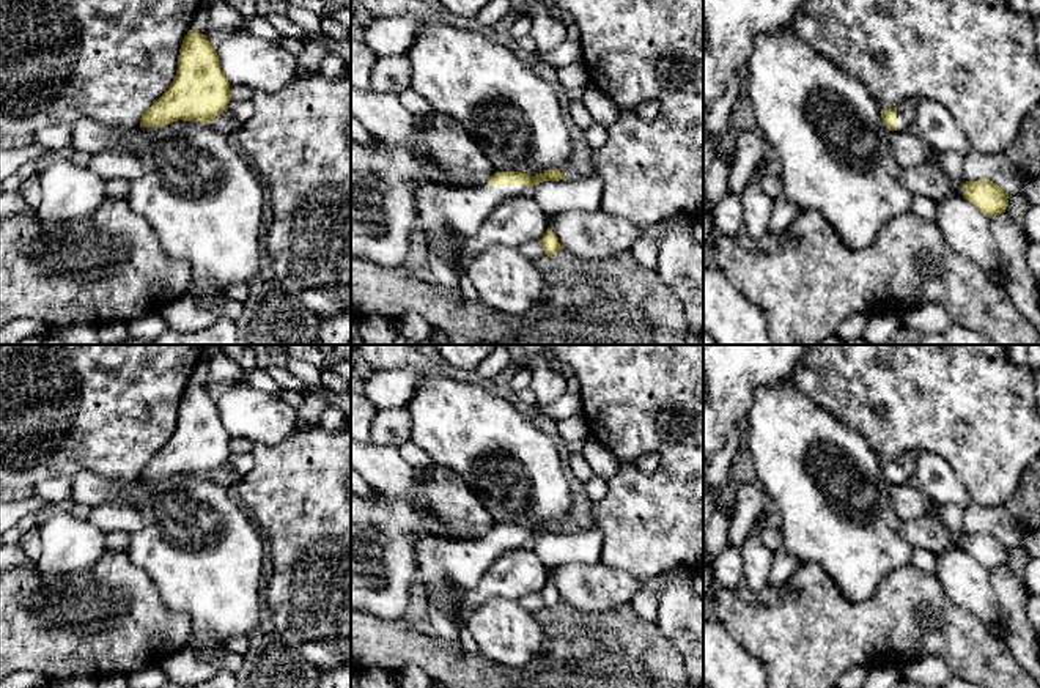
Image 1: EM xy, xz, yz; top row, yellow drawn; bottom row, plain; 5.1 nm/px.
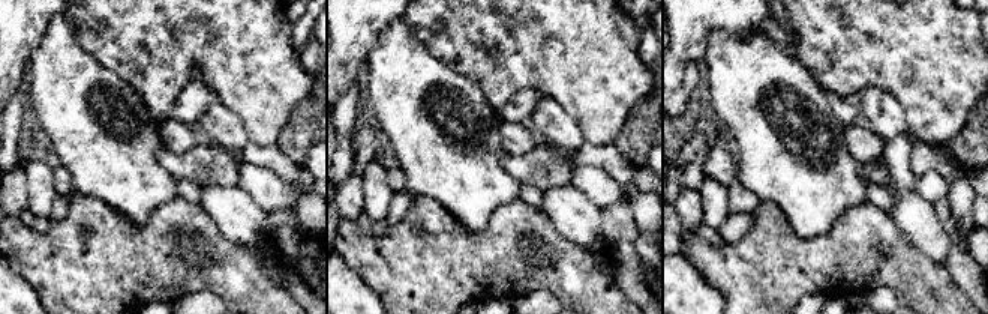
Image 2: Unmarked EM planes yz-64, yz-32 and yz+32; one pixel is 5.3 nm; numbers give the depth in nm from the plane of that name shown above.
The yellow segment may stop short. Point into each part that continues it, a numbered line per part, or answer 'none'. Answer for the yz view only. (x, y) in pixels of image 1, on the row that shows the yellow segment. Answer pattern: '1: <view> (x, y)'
1: yz (907, 110)

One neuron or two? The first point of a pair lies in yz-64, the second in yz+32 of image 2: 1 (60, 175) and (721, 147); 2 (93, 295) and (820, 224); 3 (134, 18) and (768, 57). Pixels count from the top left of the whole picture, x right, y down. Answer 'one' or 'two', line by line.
1: one
2: two
3: two

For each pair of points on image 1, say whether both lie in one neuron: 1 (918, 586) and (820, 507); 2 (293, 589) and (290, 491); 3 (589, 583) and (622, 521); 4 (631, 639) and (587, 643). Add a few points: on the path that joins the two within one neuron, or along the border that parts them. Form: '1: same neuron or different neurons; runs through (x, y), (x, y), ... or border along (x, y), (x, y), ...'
1: different neurons; border along (911, 564), (889, 572), (872, 597)
2: same neuron; runs through (293, 565), (293, 515)
3: different neurons; border along (600, 561), (634, 577)
4: same neuron; runs through (620, 643), (598, 643)

